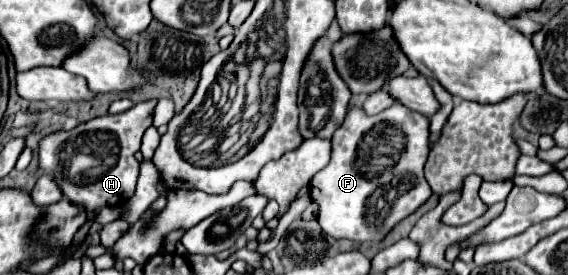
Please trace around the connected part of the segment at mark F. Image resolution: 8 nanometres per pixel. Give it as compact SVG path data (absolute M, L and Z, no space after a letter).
M395 102L377 116L365 116L357 106L347 112L331 140L331 162L311 180L311 198L319 204L323 234L357 242L383 240L397 222L431 196L423 176L429 154L429 120L423 114Z

